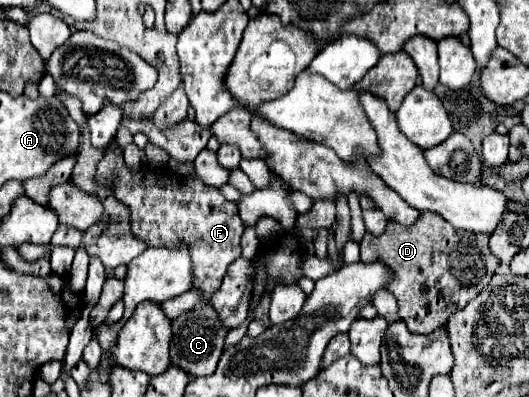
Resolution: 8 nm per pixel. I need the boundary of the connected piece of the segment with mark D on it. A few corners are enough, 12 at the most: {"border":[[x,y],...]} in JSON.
{"border":[[436,213],[360,241],[384,259],[400,319],[446,325],[490,283],[488,235]]}

